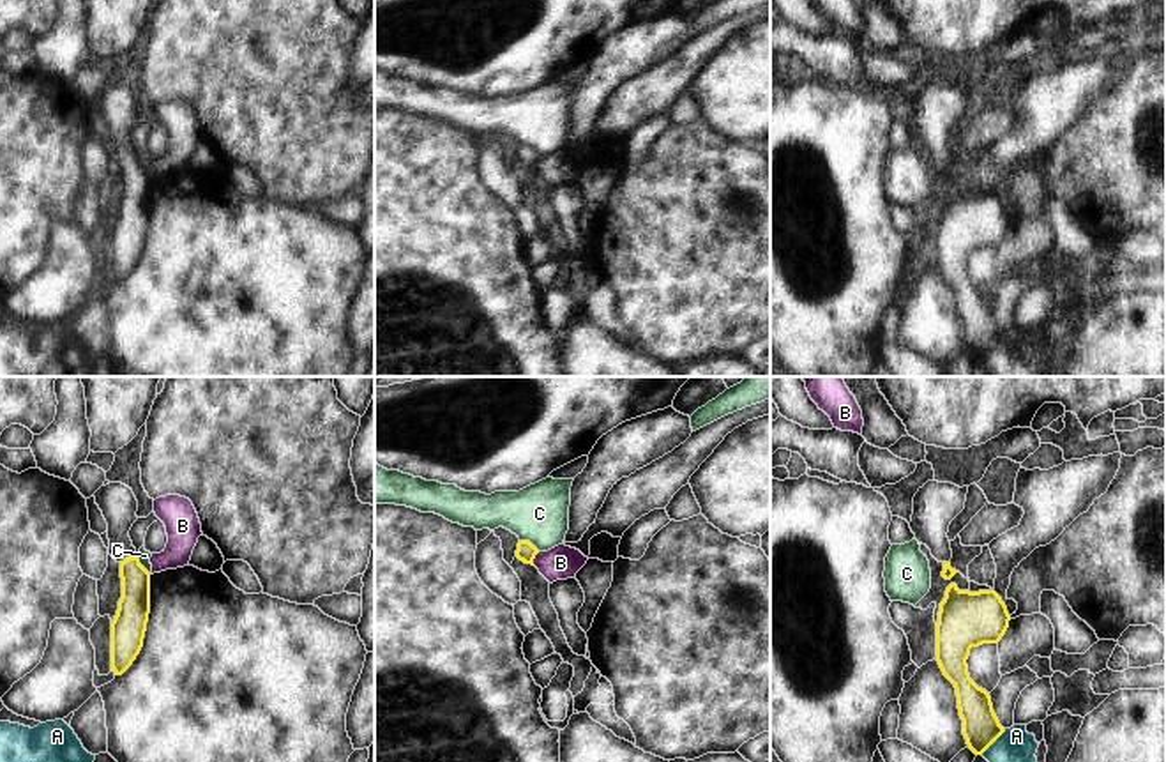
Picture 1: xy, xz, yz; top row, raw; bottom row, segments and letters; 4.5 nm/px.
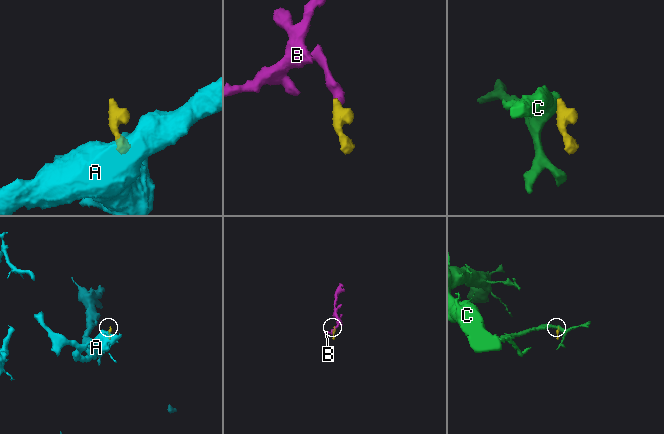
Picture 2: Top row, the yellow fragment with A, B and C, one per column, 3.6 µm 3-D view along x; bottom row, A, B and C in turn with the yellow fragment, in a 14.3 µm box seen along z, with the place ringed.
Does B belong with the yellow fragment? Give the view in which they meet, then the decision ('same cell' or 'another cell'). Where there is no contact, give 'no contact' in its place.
xz | another cell

